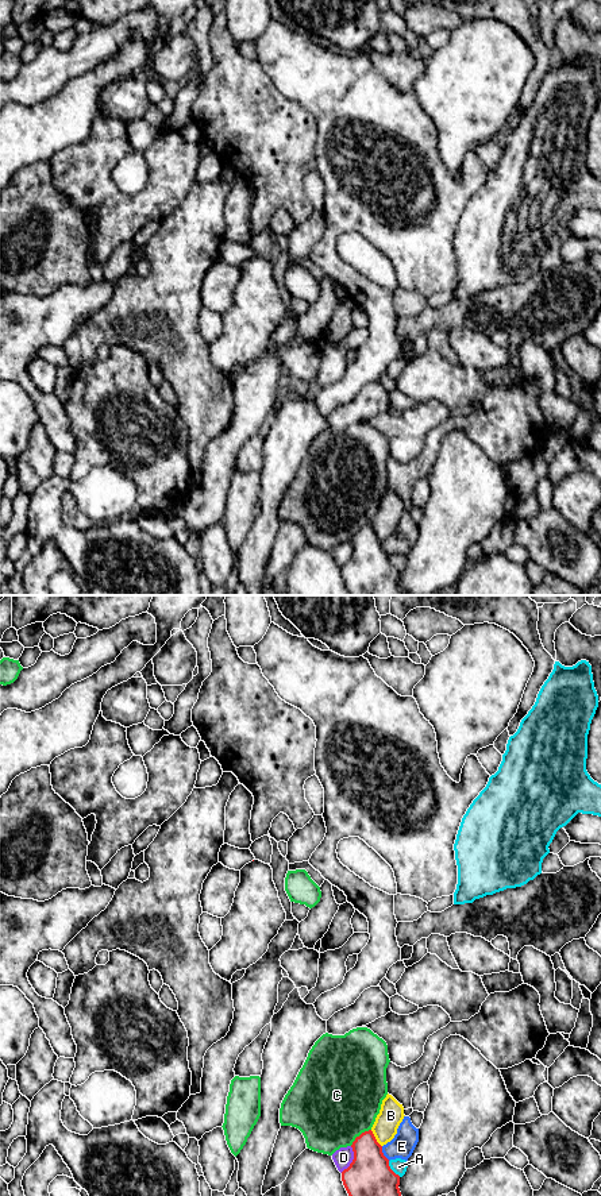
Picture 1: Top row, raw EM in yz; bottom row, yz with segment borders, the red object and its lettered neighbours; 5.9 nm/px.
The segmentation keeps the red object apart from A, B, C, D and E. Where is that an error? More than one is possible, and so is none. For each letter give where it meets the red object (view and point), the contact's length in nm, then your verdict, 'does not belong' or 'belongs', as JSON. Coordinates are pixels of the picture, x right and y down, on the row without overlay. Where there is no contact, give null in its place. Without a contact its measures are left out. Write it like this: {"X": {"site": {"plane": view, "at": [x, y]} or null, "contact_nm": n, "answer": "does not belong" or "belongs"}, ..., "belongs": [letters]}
{"A": {"site": {"plane": "yz", "at": [390, 564]}, "contact_nm": 120, "answer": "does not belong"}, "B": {"site": {"plane": "yz", "at": [374, 533]}, "contact_nm": 120, "answer": "does not belong"}, "C": {"site": {"plane": "yz", "at": [361, 529]}, "contact_nm": 160, "answer": "does not belong"}, "D": {"site": {"plane": "yz", "at": [353, 555]}, "contact_nm": 170, "answer": "does not belong"}, "E": {"site": {"plane": "yz", "at": [382, 548]}, "contact_nm": 100, "answer": "does not belong"}, "belongs": []}

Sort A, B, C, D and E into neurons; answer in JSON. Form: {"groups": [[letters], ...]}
{"groups": [["A"], ["B"], ["C"], ["D"], ["E"]]}

